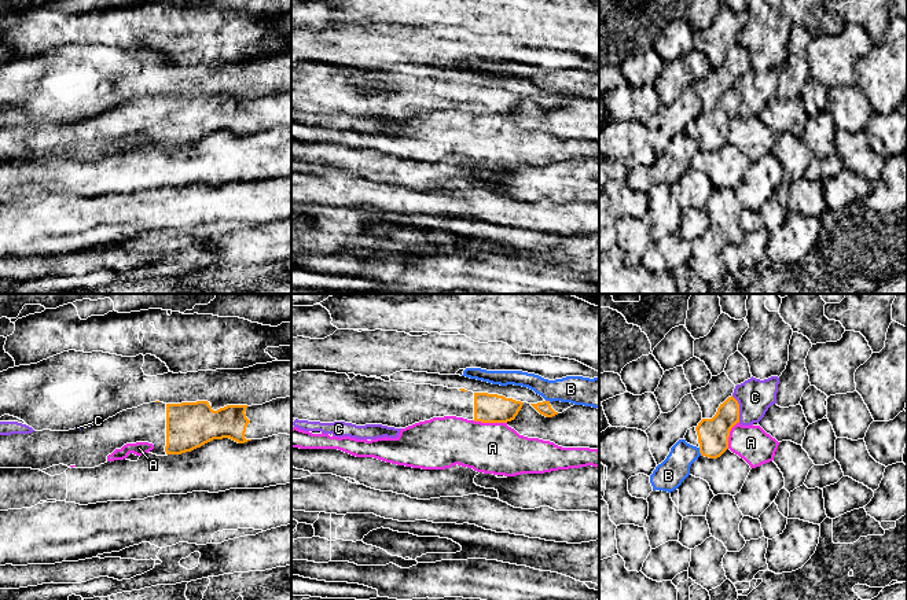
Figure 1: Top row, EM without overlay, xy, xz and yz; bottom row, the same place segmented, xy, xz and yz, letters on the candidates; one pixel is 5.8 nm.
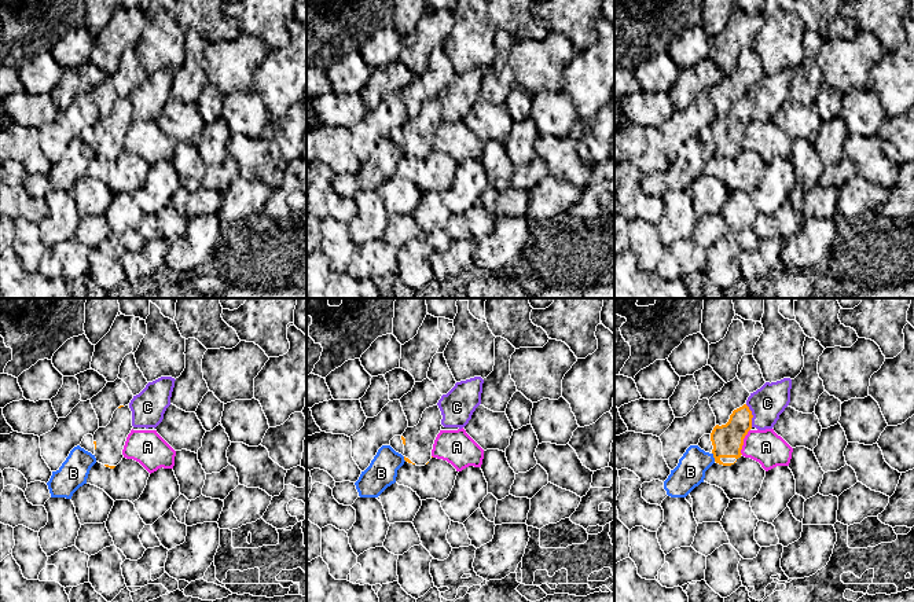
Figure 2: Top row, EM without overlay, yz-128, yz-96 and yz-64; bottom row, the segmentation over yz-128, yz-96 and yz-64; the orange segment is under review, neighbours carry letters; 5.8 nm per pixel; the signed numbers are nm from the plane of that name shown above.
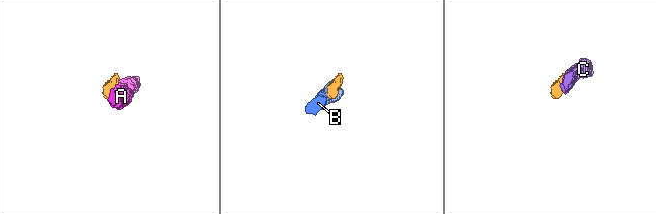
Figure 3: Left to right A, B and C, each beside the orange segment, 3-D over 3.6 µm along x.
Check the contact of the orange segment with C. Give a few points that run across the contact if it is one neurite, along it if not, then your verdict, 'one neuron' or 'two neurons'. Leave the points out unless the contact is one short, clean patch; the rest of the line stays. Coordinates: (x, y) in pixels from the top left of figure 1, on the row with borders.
yz (731, 396), (738, 404), (740, 422) | two neurons

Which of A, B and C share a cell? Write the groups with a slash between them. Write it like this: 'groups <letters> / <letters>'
groups A / B / C

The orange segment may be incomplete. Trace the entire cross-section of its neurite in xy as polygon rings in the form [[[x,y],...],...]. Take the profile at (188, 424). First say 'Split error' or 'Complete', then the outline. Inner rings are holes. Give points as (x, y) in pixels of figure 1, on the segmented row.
Split error. [[[291,397],[276,398],[262,405],[227,405],[213,411],[208,401],[164,404],[159,401],[126,409],[95,426],[69,431],[33,431],[0,435],[0,468],[47,470],[52,465],[95,468],[107,463],[107,456],[126,443],[148,442],[157,456],[181,454],[213,441],[229,438],[238,443],[278,434],[291,435]]]

